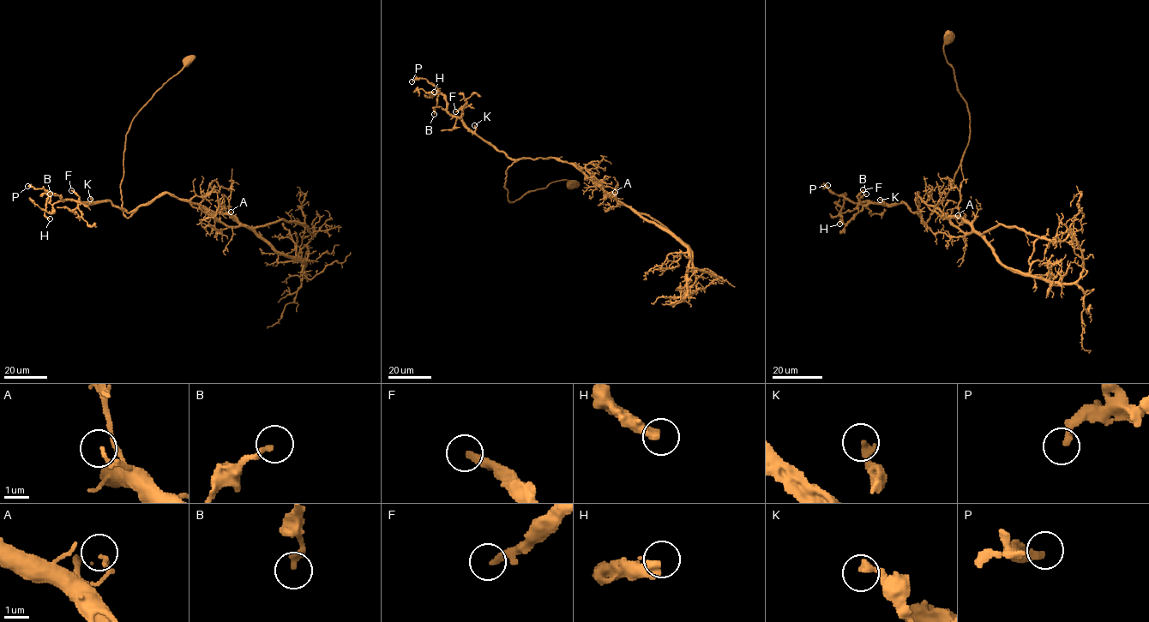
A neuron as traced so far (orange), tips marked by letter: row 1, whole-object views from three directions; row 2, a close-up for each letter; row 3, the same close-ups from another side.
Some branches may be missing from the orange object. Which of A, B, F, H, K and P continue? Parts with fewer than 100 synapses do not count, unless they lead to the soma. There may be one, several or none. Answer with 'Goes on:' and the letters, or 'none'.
Goes on: F

